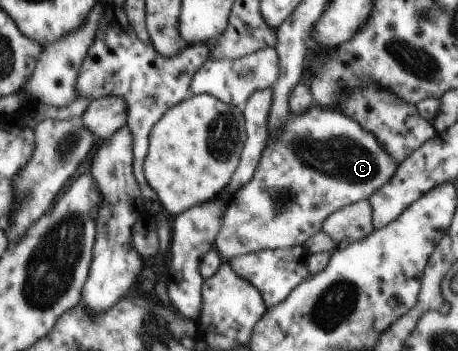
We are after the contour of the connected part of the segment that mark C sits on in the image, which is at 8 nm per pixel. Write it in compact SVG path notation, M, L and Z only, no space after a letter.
M313 103L311 109L305 109L305 113L289 111L279 139L270 139L252 180L243 185L231 200L213 248L217 249L223 261L229 262L234 257L263 249L286 249L302 245L312 235L322 231L322 223L334 211L368 200L393 177L397 166L373 133L365 131L339 109L325 109Z

